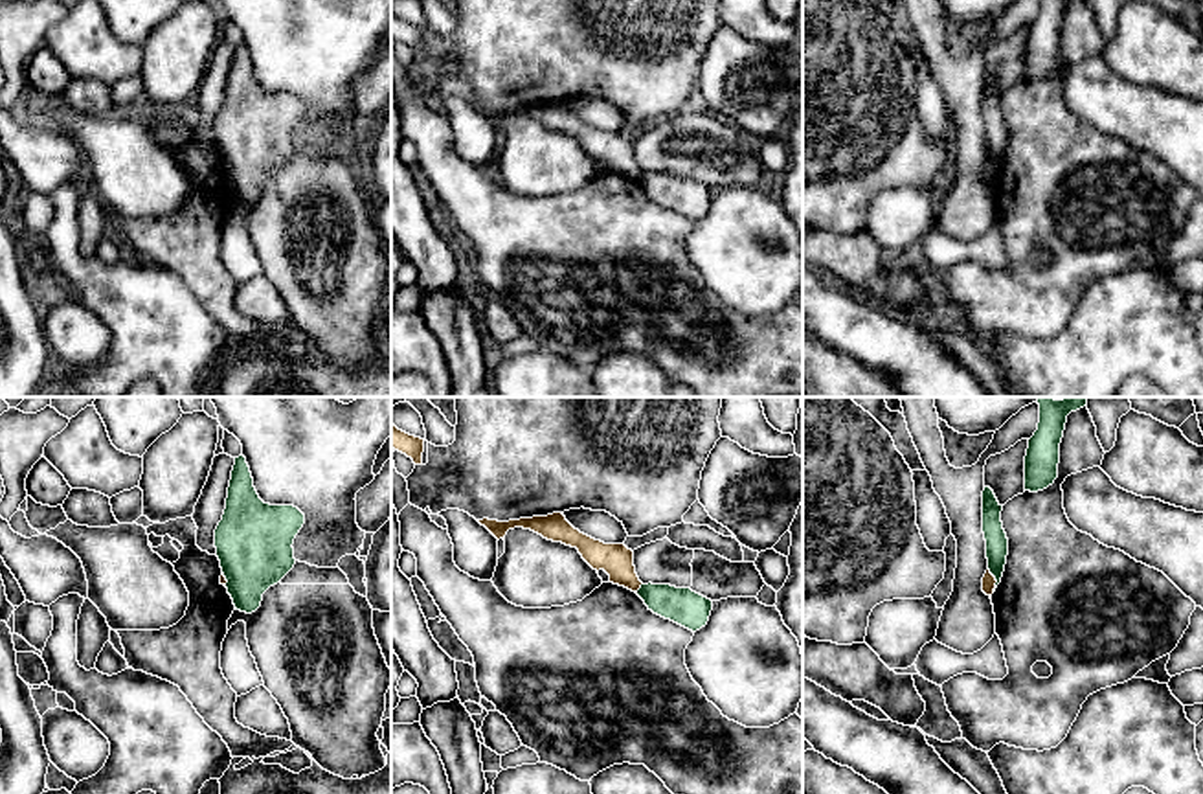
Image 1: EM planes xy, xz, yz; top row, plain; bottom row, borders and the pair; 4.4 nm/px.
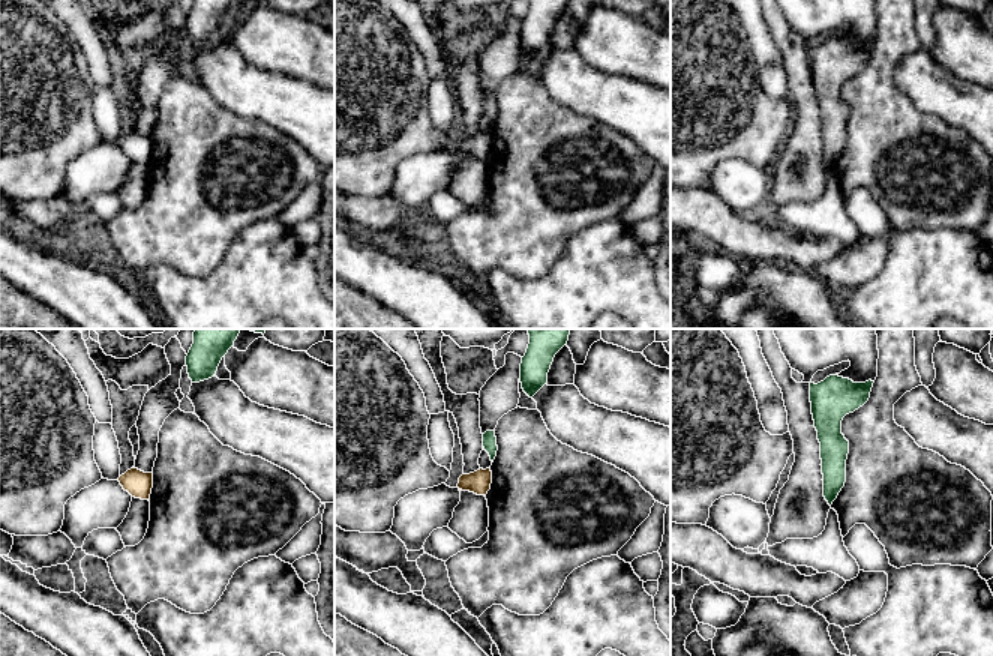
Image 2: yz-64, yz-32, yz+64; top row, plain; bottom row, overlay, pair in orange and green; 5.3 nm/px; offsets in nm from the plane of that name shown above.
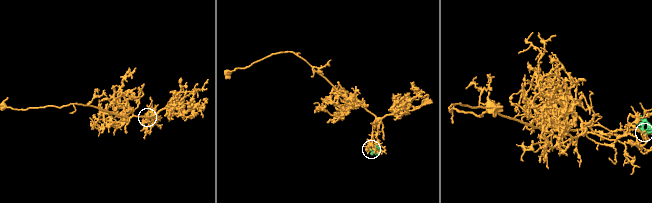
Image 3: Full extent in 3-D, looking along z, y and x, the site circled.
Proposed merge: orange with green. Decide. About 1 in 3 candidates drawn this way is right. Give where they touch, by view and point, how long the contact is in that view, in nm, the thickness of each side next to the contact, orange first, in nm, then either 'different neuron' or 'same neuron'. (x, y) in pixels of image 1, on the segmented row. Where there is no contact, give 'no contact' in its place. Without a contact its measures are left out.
yz (994, 579) | 110 nm | 60/100 nm | different neuron

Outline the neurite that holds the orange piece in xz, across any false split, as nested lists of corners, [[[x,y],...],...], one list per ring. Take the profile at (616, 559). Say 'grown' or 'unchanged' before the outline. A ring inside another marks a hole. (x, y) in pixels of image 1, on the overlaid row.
unchanged | [[[562,513],[509,522],[498,522],[489,518],[478,522],[485,526],[498,540],[505,539],[509,529],[531,529],[547,540],[577,548],[582,559],[593,570],[604,570],[610,575],[610,583],[613,584],[624,586],[635,594],[643,584],[635,573],[632,550],[628,550],[624,544],[604,544],[580,533],[566,520]]]

